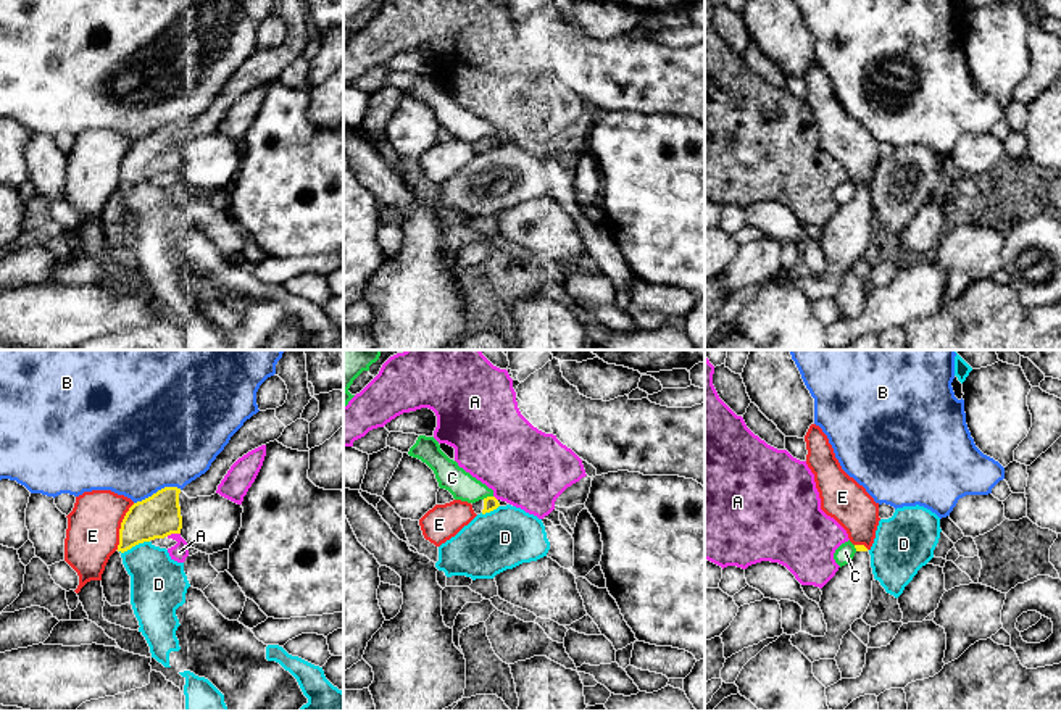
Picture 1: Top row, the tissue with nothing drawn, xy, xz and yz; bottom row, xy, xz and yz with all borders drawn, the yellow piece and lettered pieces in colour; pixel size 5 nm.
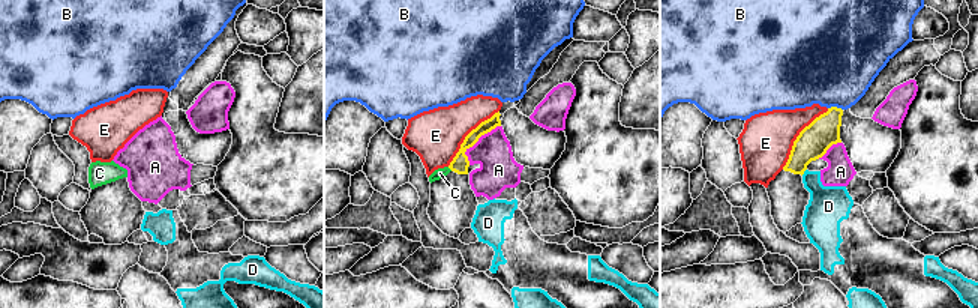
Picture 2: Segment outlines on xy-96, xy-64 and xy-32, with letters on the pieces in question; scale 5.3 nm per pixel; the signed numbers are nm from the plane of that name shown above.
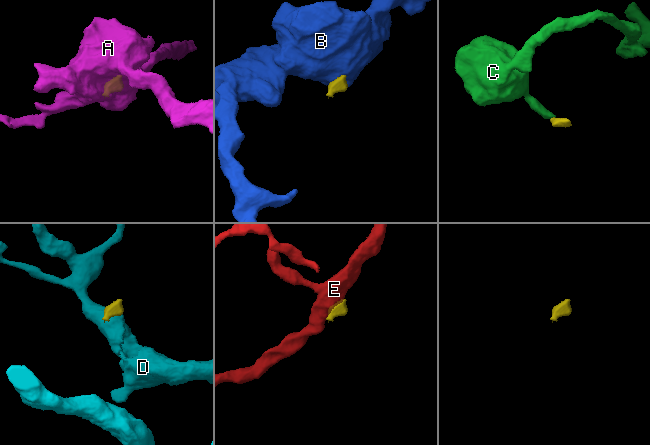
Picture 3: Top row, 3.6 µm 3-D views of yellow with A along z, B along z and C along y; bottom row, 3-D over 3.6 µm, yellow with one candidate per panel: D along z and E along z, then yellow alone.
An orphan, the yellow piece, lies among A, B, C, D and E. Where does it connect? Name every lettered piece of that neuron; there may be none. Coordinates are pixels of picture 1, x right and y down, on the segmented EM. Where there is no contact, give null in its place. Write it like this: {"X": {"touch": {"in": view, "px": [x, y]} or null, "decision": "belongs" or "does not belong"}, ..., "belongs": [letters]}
{"A": {"touch": {"in": "xy", "px": [173, 532]}, "decision": "does not belong"}, "B": {"touch": {"in": "xy", "px": [158, 490]}, "decision": "does not belong"}, "C": {"touch": {"in": "xz", "px": [487, 497]}, "decision": "does not belong"}, "D": {"touch": {"in": "xy", "px": [134, 545]}, "decision": "does not belong"}, "E": {"touch": {"in": "xy", "px": [121, 526]}, "decision": "does not belong"}, "belongs": []}

